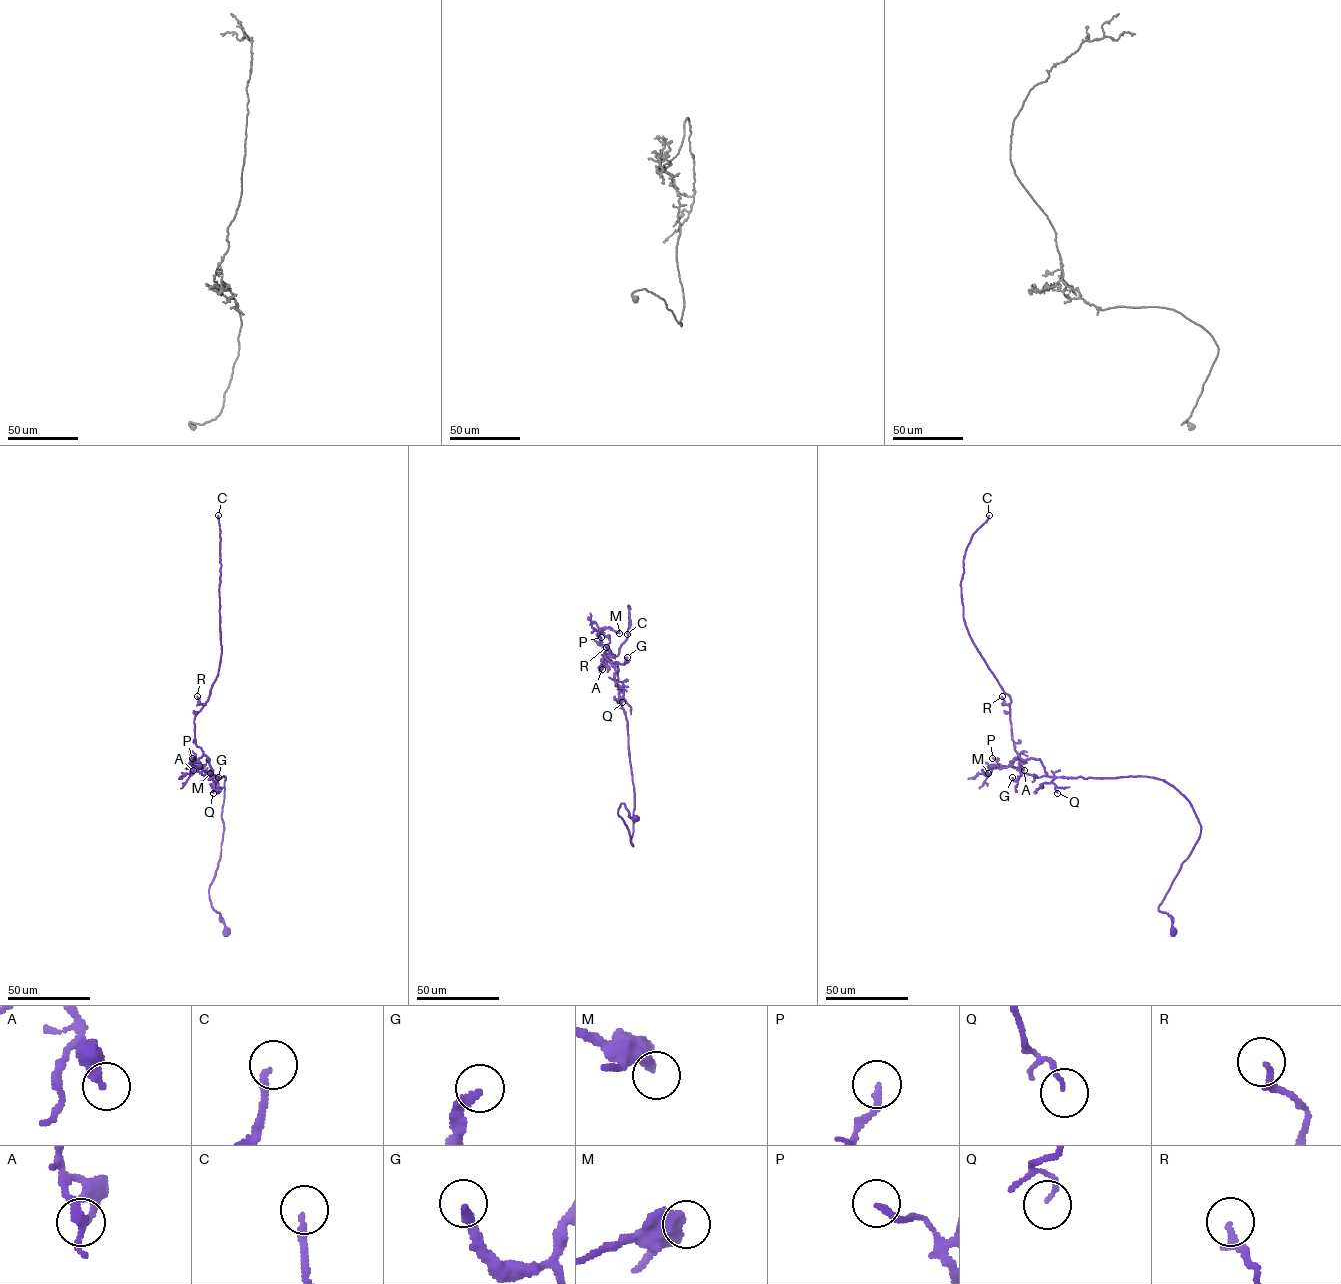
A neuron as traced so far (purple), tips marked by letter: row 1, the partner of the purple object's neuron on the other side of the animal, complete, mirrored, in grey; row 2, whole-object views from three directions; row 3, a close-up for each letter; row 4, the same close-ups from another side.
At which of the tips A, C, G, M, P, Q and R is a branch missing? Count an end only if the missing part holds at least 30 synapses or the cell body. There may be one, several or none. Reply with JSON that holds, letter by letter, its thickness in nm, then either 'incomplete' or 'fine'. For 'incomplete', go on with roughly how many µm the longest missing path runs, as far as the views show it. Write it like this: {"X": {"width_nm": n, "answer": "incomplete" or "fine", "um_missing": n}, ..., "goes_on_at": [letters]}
{"A": {"width_nm": 220, "answer": "fine"}, "C": {"width_nm": 200, "answer": "incomplete", "um_missing": 80}, "G": {"width_nm": 280, "answer": "fine"}, "M": {"width_nm": 500, "answer": "fine"}, "P": {"width_nm": 200, "answer": "fine"}, "Q": {"width_nm": 100, "answer": "fine"}, "R": {"width_nm": 220, "answer": "fine"}, "goes_on_at": ["C"]}

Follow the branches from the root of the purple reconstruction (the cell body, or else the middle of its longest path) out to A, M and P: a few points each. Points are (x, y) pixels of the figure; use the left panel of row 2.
A: (225, 930), (209, 895), (221, 852), (225, 776), (210, 776), (212, 768), (204, 755), (192, 765), (193, 770)
M: (225, 930), (209, 895), (221, 852), (225, 776), (206, 777), (193, 765), (200, 764), (190, 770), (210, 773)
P: (225, 930), (209, 895), (221, 852), (225, 776), (206, 777), (202, 769), (190, 763), (192, 758)

